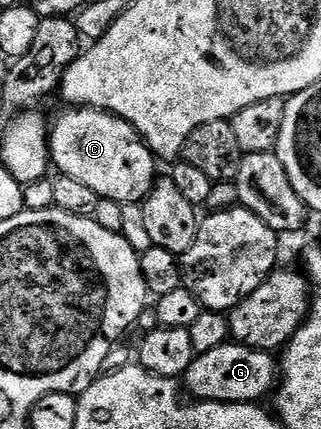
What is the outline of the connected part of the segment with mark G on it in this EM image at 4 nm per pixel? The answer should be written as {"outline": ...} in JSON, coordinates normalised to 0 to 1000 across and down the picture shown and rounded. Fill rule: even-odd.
{"outline":[[[713,797],[679,807],[679,816],[614,830],[592,862],[573,867],[567,895],[598,911],[595,930],[611,937],[664,932],[695,942],[794,942],[863,902],[866,839],[850,823]]]}

